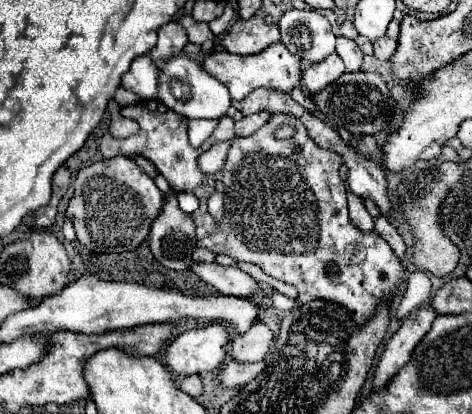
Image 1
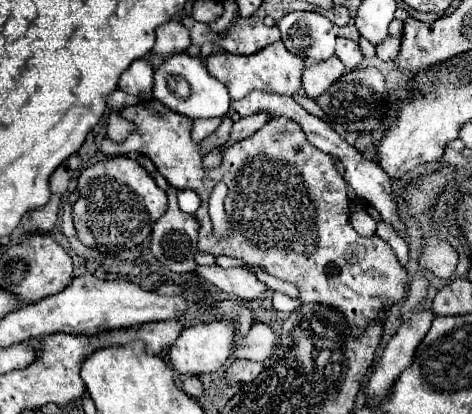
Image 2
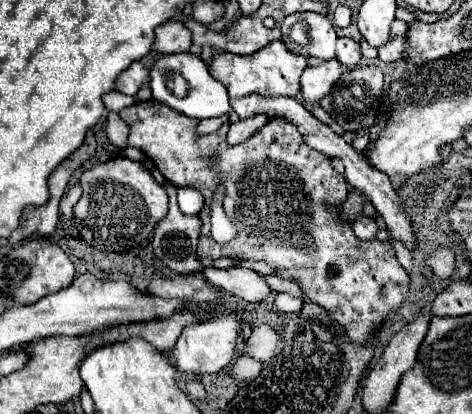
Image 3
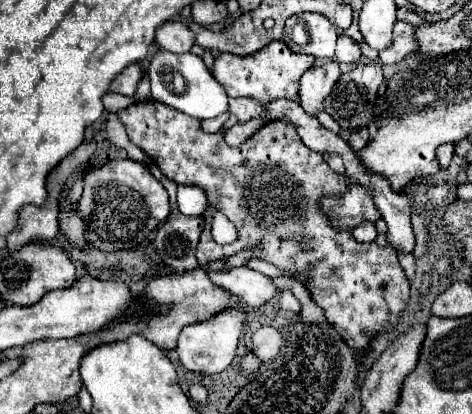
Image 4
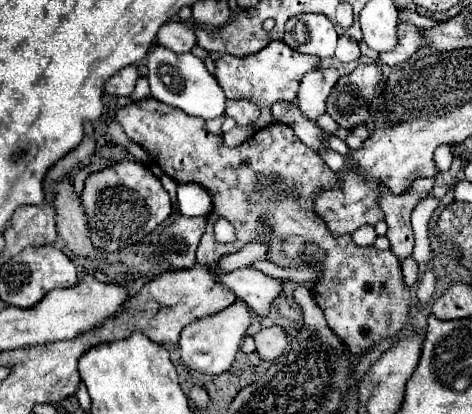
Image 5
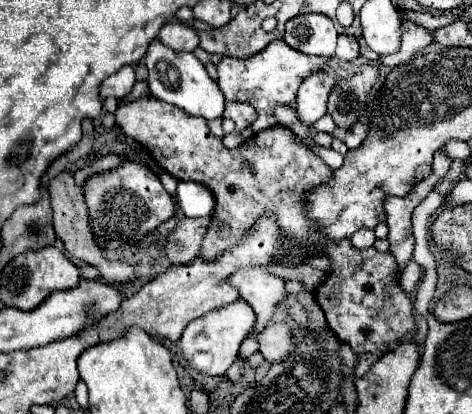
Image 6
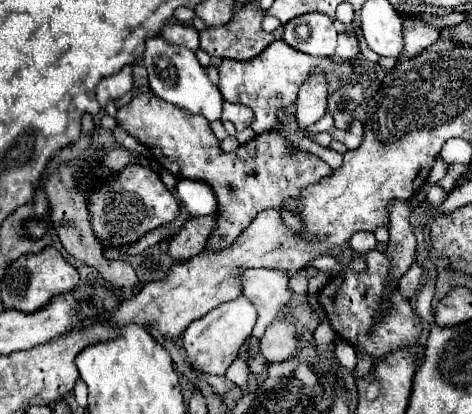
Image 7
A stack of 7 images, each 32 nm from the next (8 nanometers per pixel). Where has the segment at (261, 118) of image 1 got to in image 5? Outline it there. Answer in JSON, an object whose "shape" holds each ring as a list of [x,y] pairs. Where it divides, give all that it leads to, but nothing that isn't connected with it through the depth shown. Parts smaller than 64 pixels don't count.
{"shape":[[[252,122],[252,124],[246,124],[244,128],[234,126],[230,132],[224,134],[224,142],[226,142],[226,146],[240,146],[240,144],[242,144],[246,138],[250,138],[254,132],[256,132],[254,122]]]}

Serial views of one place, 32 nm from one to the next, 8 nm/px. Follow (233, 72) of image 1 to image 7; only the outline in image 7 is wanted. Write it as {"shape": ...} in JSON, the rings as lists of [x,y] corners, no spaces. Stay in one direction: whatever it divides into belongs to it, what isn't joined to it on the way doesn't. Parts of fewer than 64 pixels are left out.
{"shape":[[[284,40],[272,42],[258,58],[238,62],[238,60],[222,60],[218,66],[220,74],[220,92],[224,100],[228,102],[238,102],[246,104],[254,110],[256,118],[251,124],[252,130],[256,134],[272,130],[276,124],[276,112],[280,108],[290,108],[296,102],[298,88],[312,76],[312,74],[336,74],[340,80],[346,80],[346,74],[352,74],[354,66],[346,64],[334,64],[330,58],[318,58],[318,56],[308,56],[304,52],[294,50],[288,46]]]}

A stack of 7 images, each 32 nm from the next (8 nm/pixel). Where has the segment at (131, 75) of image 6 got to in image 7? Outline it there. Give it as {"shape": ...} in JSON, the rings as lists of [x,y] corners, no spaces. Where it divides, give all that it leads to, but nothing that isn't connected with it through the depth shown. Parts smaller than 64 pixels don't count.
{"shape":[[[124,66],[120,72],[104,78],[100,84],[98,84],[98,92],[96,92],[96,98],[100,102],[100,106],[104,108],[108,98],[122,98],[126,92],[130,92],[134,86],[134,80],[132,80],[132,66]]]}

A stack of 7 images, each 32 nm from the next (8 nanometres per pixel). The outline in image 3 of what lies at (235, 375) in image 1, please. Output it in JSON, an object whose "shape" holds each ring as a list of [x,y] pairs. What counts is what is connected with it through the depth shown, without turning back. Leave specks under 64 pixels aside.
{"shape":[[[242,356],[232,364],[232,376],[240,378],[240,380],[254,380],[260,374],[260,370],[262,370],[260,362],[242,358]]]}

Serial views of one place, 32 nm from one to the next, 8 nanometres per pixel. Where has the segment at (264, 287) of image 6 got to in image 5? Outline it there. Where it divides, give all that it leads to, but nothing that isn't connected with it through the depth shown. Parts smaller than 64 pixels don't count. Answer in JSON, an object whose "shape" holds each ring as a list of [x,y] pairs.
{"shape":[[[240,268],[228,274],[216,274],[216,282],[230,288],[256,314],[266,316],[272,300],[282,294],[280,282],[254,268]]]}

